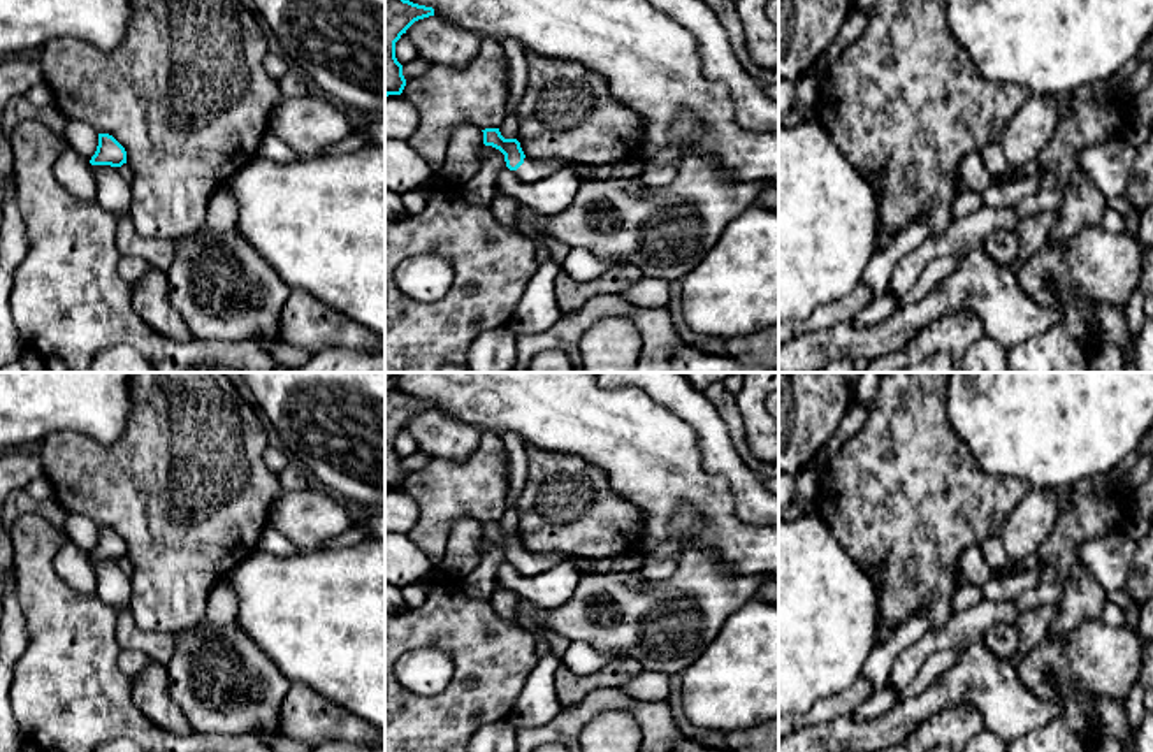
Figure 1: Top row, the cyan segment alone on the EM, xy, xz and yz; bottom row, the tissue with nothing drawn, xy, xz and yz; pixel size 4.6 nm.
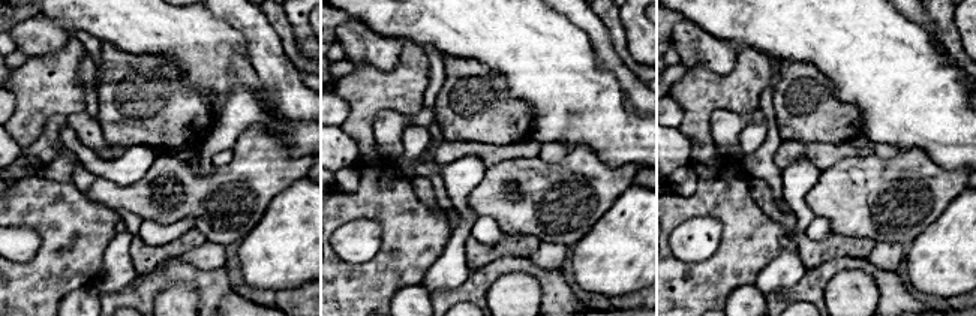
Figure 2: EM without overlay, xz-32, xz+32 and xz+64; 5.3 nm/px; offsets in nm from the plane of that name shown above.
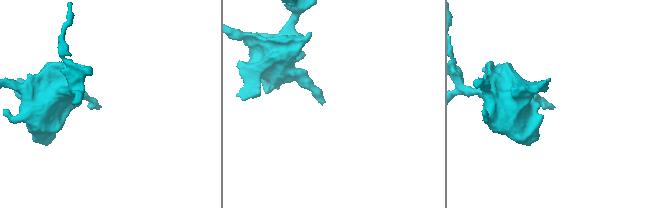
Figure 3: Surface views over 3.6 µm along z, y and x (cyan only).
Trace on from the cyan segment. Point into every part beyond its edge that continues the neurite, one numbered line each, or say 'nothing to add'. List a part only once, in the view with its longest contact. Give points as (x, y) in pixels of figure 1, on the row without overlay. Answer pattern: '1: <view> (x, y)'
1: xz (531, 564)

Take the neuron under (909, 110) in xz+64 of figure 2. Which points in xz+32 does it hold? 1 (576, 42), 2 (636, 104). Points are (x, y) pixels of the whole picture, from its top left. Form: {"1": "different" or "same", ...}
{"1": "same", "2": "different"}

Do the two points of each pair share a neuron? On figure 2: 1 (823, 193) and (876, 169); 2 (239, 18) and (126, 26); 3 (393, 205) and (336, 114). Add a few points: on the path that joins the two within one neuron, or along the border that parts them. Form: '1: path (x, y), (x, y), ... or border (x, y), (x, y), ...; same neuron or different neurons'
1: path (837, 193), (850, 193), (862, 181); same neuron
2: border (212, 15), (231, 26), (246, 44); different neurons
3: border (336, 93), (348, 108), (348, 116), (341, 126); different neurons

